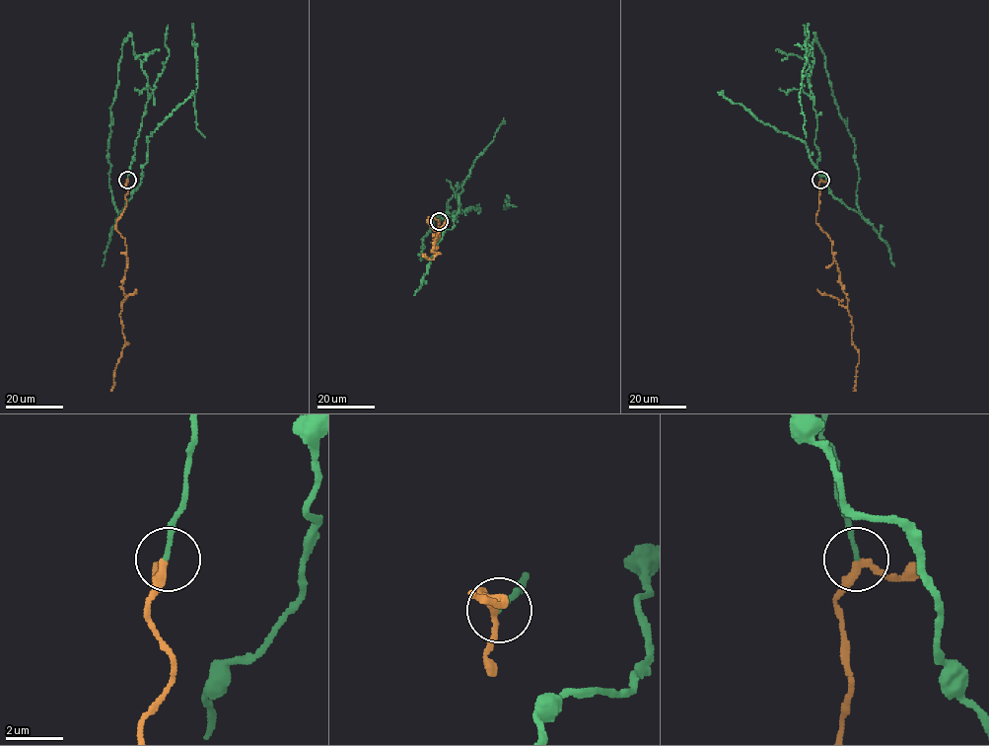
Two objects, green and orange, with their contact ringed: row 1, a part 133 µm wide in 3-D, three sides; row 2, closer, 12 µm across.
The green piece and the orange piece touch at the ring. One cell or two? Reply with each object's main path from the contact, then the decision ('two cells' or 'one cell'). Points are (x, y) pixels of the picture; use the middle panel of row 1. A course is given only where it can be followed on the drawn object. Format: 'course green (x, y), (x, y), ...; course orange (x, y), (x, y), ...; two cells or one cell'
course green (439, 221), (463, 211), (434, 220), (420, 260), (430, 259), (453, 228), (463, 181), (504, 118); course orange (439, 221), (428, 217), (438, 233), (433, 259), (422, 254); two cells

